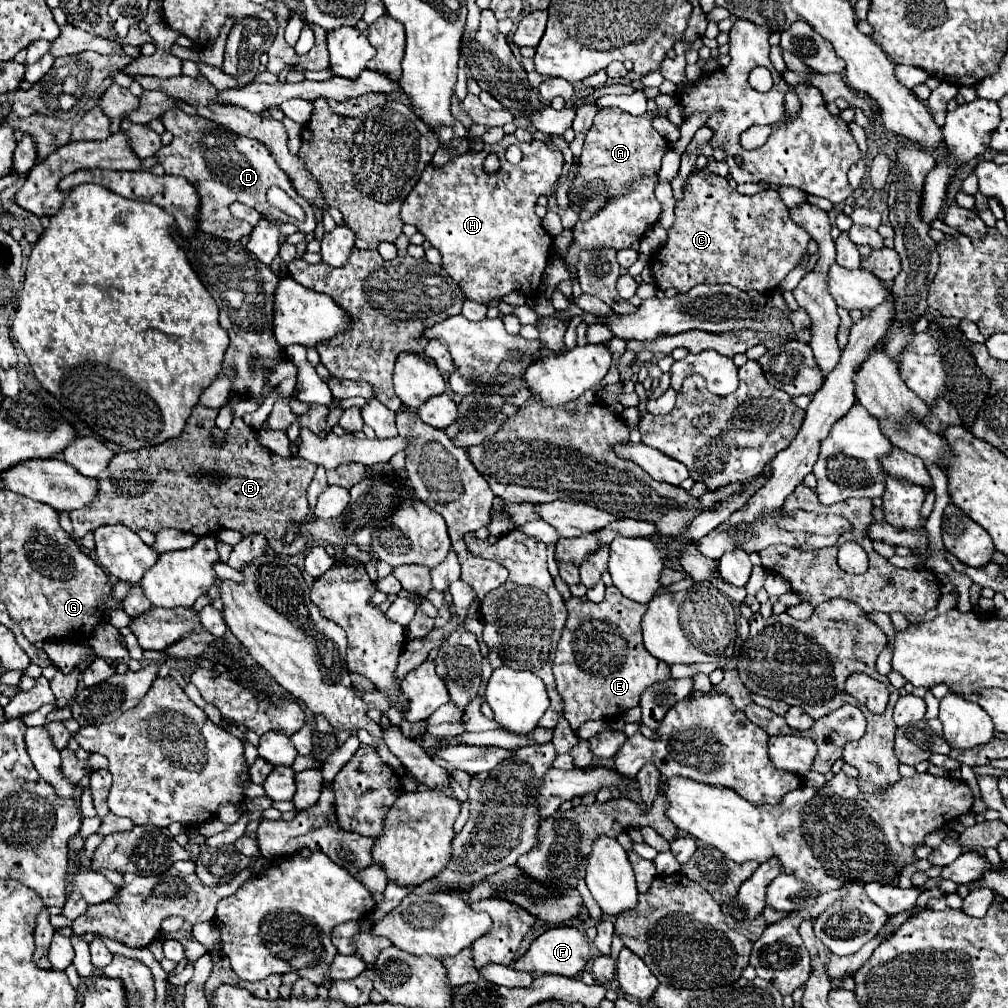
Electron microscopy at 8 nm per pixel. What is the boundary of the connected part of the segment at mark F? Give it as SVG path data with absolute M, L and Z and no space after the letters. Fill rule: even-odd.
M550 928L544 934L540 934L528 948L528 952L514 964L516 970L524 970L524 972L542 972L542 974L562 974L568 978L578 976L586 964L590 960L590 946L588 940L582 932L578 932L576 928Z

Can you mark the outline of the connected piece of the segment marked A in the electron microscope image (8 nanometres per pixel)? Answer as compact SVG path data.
M602 108L586 134L578 174L568 190L572 210L598 212L606 200L624 194L636 176L654 176L660 170L660 160L668 150L668 142L652 128L652 116L632 116L620 108Z

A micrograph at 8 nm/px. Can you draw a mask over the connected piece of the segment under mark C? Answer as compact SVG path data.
M698 170L688 178L684 198L676 202L674 224L668 228L668 240L650 256L650 268L660 290L674 286L678 292L688 292L698 284L732 284L740 290L758 290L764 294L772 292L798 264L806 252L808 240L810 234L806 234L804 228L790 218L790 210L776 190L742 196L728 184L726 178L708 170Z

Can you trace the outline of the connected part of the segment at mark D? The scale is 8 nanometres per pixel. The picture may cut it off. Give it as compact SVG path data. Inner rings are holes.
M168 108L160 116L160 122L168 132L174 134L174 140L170 146L162 146L154 156L164 166L166 174L184 176L196 188L200 196L200 214L198 214L200 230L232 242L238 242L242 236L250 236L252 226L244 220L234 218L228 210L232 202L242 202L246 206L256 208L264 218L272 216L284 222L294 222L298 230L304 234L314 232L316 216L310 204L294 192L290 178L286 176L286 172L282 172L282 168L278 168L278 162L274 160L274 156L270 156L270 150L266 150L262 142L250 140L246 136L238 136L236 132L230 132L228 128L222 128L220 124L214 124L212 120L206 120L202 116L188 116L180 108ZM270 186L282 188L296 204L302 206L302 210L306 212L304 222L298 222L296 218L268 204L266 192Z

